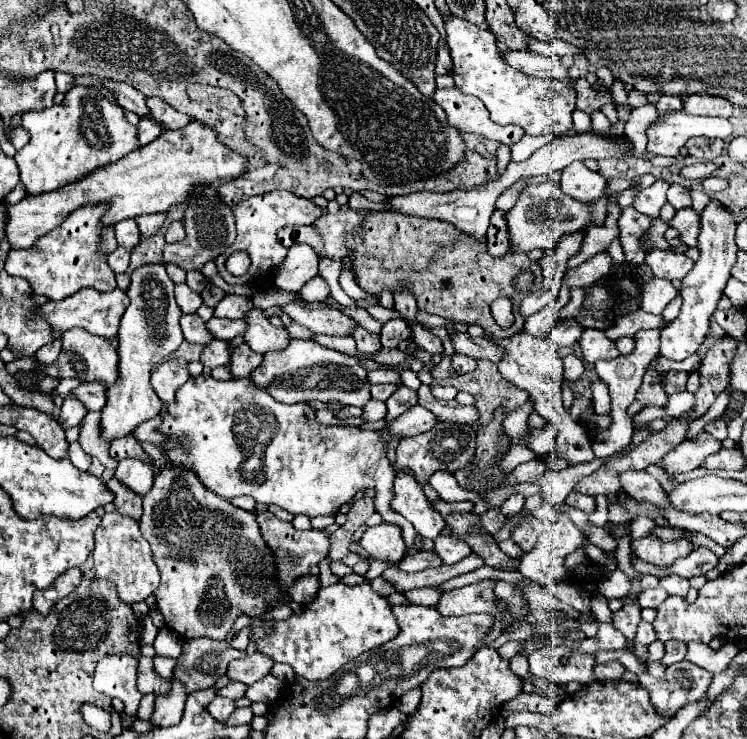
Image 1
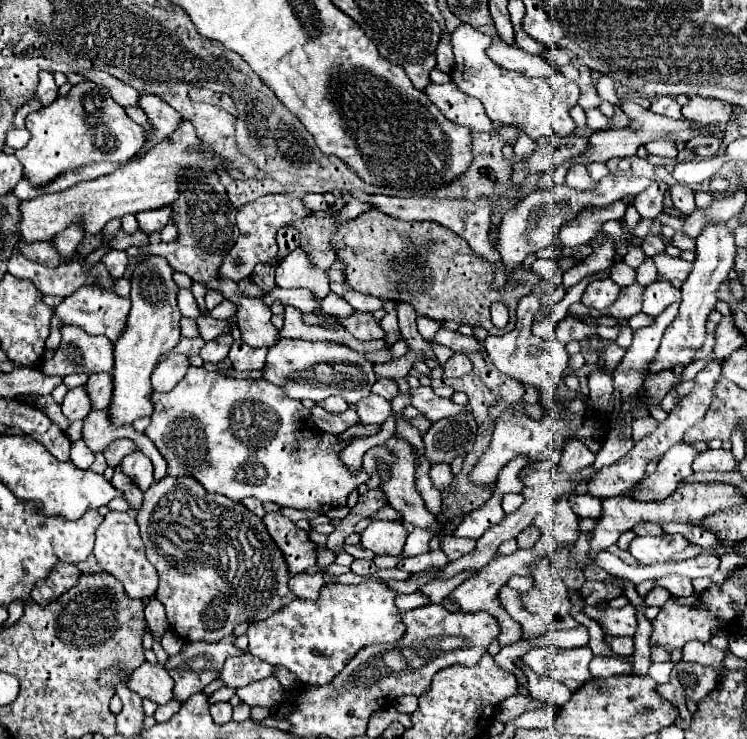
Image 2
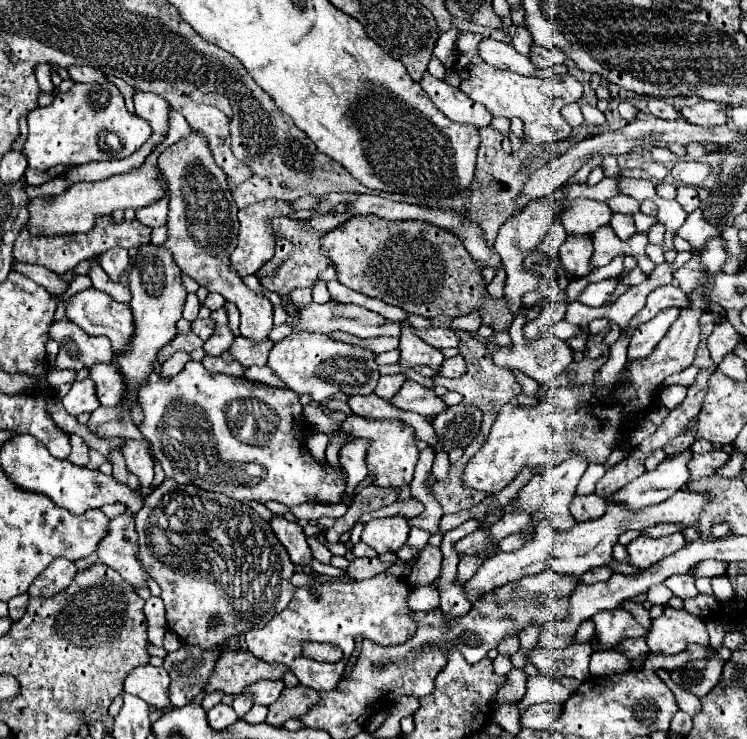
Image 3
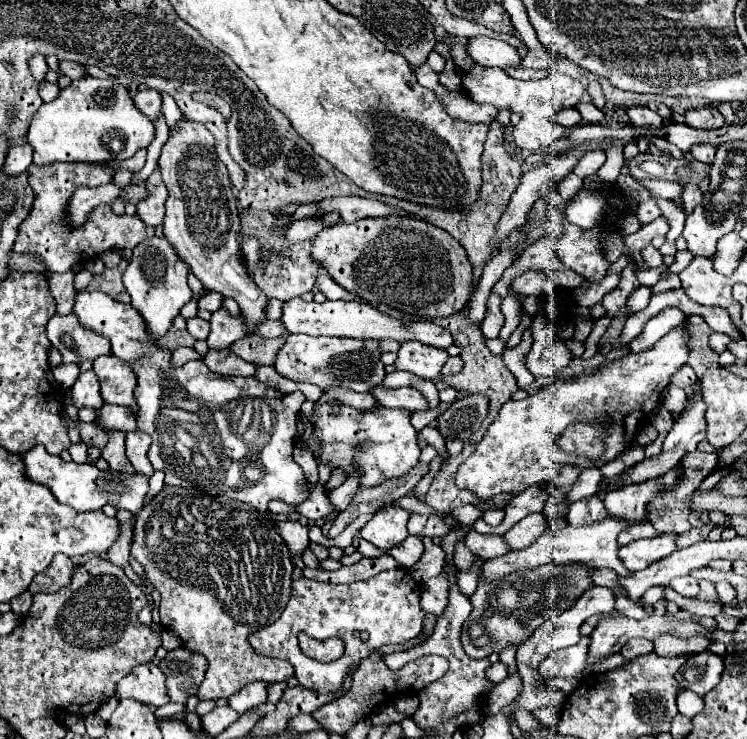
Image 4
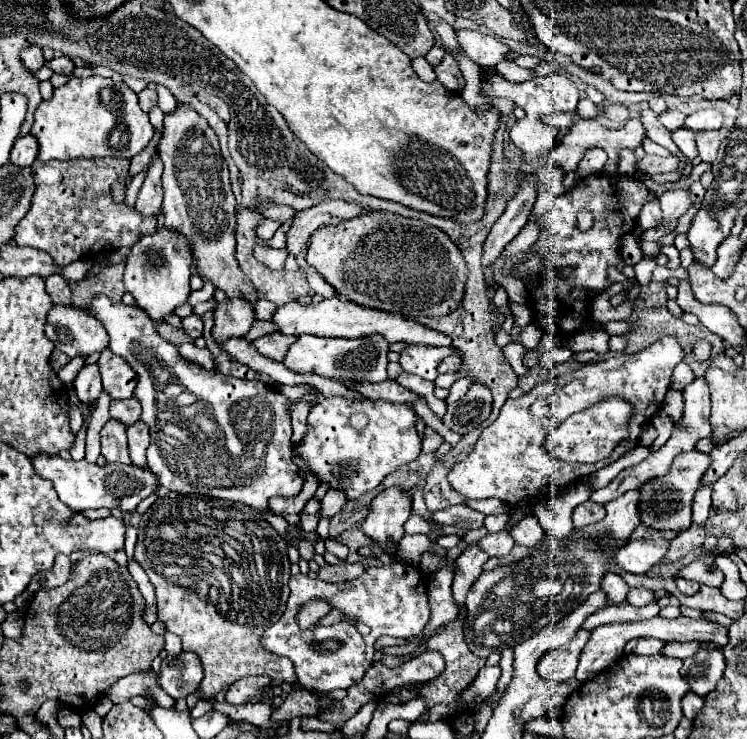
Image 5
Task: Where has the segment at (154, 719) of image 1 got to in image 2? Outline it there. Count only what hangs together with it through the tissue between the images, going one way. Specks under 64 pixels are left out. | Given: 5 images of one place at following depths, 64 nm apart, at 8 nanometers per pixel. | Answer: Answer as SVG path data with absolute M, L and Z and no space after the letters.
M172 698L168 704L158 706L158 710L156 710L156 714L154 714L156 722L168 722L174 714L178 714L180 706L182 706L182 702L178 702L178 700L174 700L174 698Z

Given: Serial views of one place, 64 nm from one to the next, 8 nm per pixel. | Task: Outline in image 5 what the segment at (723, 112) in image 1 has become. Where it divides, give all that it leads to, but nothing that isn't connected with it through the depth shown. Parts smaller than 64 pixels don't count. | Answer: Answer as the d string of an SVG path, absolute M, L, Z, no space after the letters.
M698 110L686 118L686 128L690 130L719 130L724 116L718 110Z

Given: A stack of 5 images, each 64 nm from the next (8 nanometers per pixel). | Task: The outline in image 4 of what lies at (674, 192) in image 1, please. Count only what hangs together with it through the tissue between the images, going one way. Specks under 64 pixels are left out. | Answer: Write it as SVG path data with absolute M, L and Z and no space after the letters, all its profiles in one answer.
M686 184L680 198L682 198L682 204L684 204L684 212L690 214L690 212L694 212L694 208L700 206L700 202L702 202L702 192L700 192L698 186L694 186L694 184Z

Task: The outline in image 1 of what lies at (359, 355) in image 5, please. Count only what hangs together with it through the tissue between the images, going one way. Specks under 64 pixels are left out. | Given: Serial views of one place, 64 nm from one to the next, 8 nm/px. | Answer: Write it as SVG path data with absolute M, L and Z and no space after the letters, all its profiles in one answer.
M292 340L284 352L264 354L262 364L250 374L256 388L268 390L278 402L342 402L364 408L370 400L370 382L366 380L366 370L348 354L320 346L314 340Z

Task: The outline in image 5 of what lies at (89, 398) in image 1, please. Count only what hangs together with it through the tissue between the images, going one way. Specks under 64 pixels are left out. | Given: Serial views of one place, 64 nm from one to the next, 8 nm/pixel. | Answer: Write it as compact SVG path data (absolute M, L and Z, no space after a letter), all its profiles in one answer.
M104 350L100 354L98 368L102 374L104 392L112 400L126 400L133 396L138 377L126 360L120 360L120 356Z

